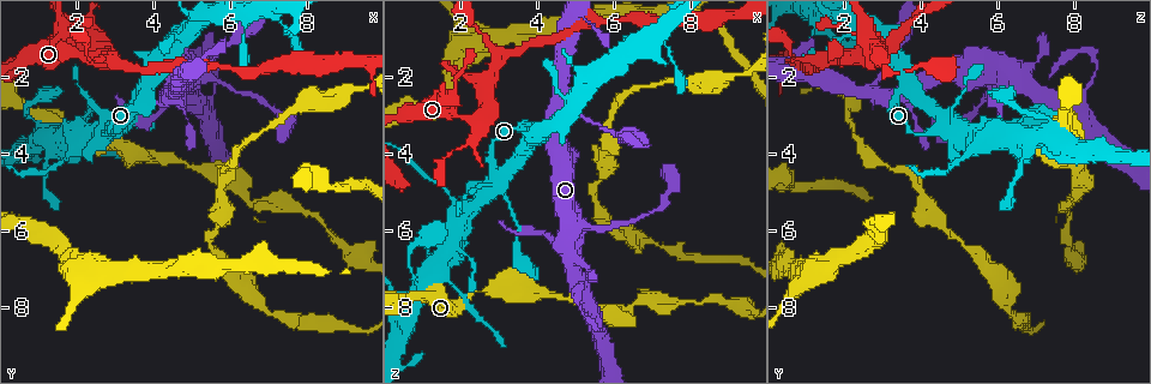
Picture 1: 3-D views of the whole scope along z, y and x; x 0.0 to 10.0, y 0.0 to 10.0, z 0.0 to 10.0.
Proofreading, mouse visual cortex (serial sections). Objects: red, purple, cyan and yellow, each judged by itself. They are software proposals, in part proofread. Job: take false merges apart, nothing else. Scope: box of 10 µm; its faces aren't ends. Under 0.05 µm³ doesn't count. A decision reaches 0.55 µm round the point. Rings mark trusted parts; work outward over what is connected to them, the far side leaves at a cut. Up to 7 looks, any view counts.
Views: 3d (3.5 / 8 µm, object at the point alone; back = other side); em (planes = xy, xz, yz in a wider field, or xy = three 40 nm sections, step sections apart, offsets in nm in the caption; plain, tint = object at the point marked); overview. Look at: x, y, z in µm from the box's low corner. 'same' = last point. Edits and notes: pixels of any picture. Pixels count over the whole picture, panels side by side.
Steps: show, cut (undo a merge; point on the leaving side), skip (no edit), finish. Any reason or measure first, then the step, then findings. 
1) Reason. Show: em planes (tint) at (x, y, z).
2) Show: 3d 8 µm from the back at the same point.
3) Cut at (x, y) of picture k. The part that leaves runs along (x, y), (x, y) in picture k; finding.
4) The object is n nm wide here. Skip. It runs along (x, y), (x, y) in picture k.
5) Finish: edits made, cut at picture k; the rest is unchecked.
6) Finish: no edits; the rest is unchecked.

Thin arm on a thick one. Show: 3d 3.5 µm at (2.05, 3.85, 5.40).

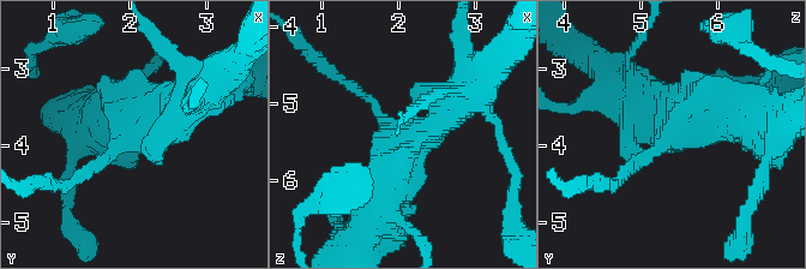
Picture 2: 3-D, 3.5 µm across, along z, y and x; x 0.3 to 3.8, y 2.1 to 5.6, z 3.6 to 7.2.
Show: em xy step 1 (tint) at (2.05, 3.85, 5.35).

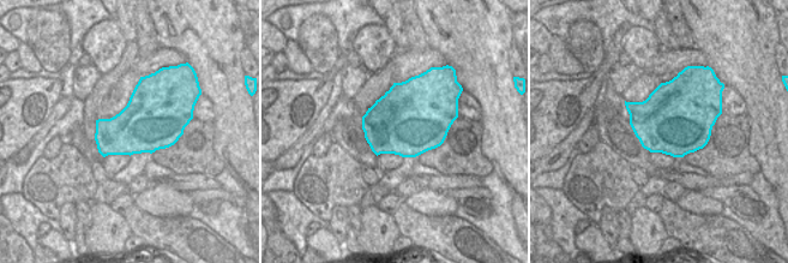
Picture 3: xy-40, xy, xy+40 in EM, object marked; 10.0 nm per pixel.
Show: em xy step 3 (tint) at the same point.

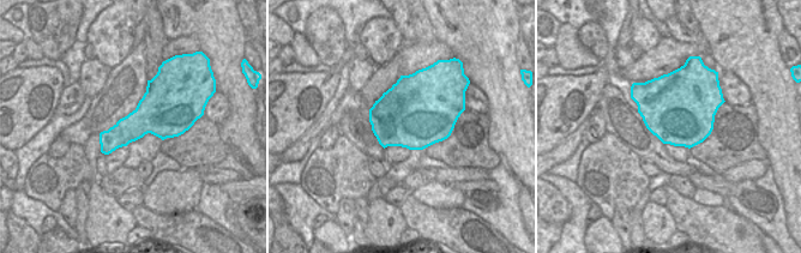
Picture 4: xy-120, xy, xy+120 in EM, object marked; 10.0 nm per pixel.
Skip. It runs along (457, 102), (368, 225) in picture 2; all the same cell.

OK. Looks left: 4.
Side arm on a straight run. Show: 3d 3.5 µm at (2.80, 3.90, 7.55).

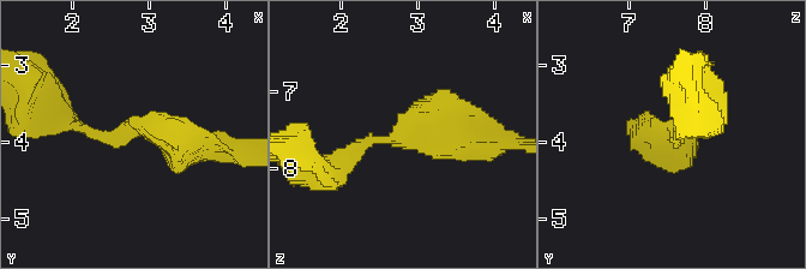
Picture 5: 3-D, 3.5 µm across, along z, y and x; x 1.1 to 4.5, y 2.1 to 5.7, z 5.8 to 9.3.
Show: em xy step 3 (tint) at (2.75, 3.85, 7.65).

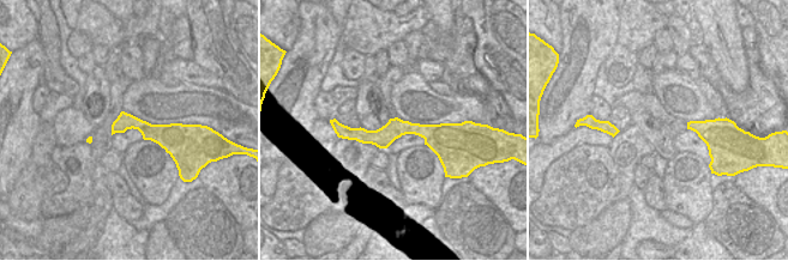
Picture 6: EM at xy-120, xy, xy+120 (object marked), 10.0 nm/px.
Skip. It runs along (445, 126), (342, 134) in picture 6; one cell here.

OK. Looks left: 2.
Abrupt turn. Show: 3d 3.5 µm from the back at (6.50, 5.35, 7.90).

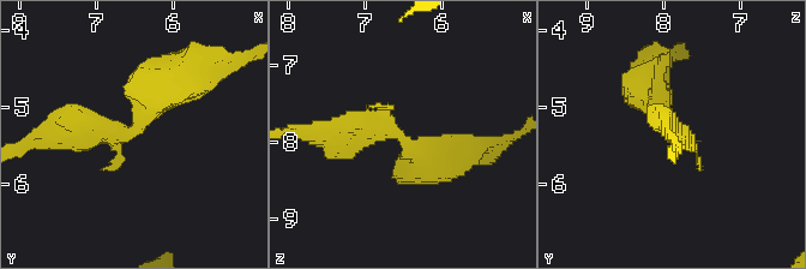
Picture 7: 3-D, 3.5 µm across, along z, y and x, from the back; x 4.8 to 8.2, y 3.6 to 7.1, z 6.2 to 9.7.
Show: em xy step 2 (tint) at (6.55, 5.35, 7.95).

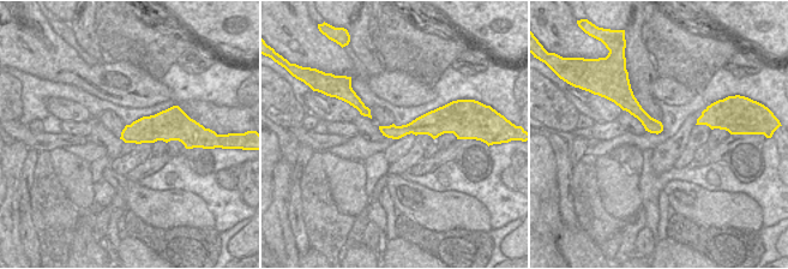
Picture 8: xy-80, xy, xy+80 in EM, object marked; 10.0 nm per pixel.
Skip. It runs along (188, 83), (133, 131), (56, 131) in picture 7; one cell here.

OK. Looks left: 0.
Finish: no edits; the rest is unchecked.

